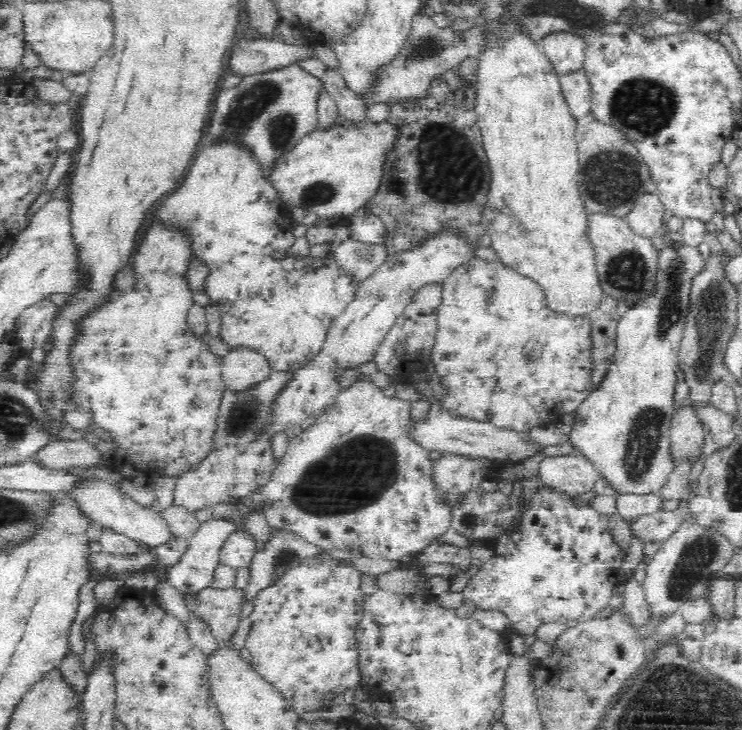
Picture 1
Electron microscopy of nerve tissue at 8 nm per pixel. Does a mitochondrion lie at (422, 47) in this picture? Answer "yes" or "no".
yes

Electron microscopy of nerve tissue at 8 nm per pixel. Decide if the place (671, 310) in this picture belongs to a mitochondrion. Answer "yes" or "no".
yes

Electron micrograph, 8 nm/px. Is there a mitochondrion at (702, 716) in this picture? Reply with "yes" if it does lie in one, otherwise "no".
yes

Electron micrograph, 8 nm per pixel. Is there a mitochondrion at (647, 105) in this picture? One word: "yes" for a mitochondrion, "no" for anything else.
yes

